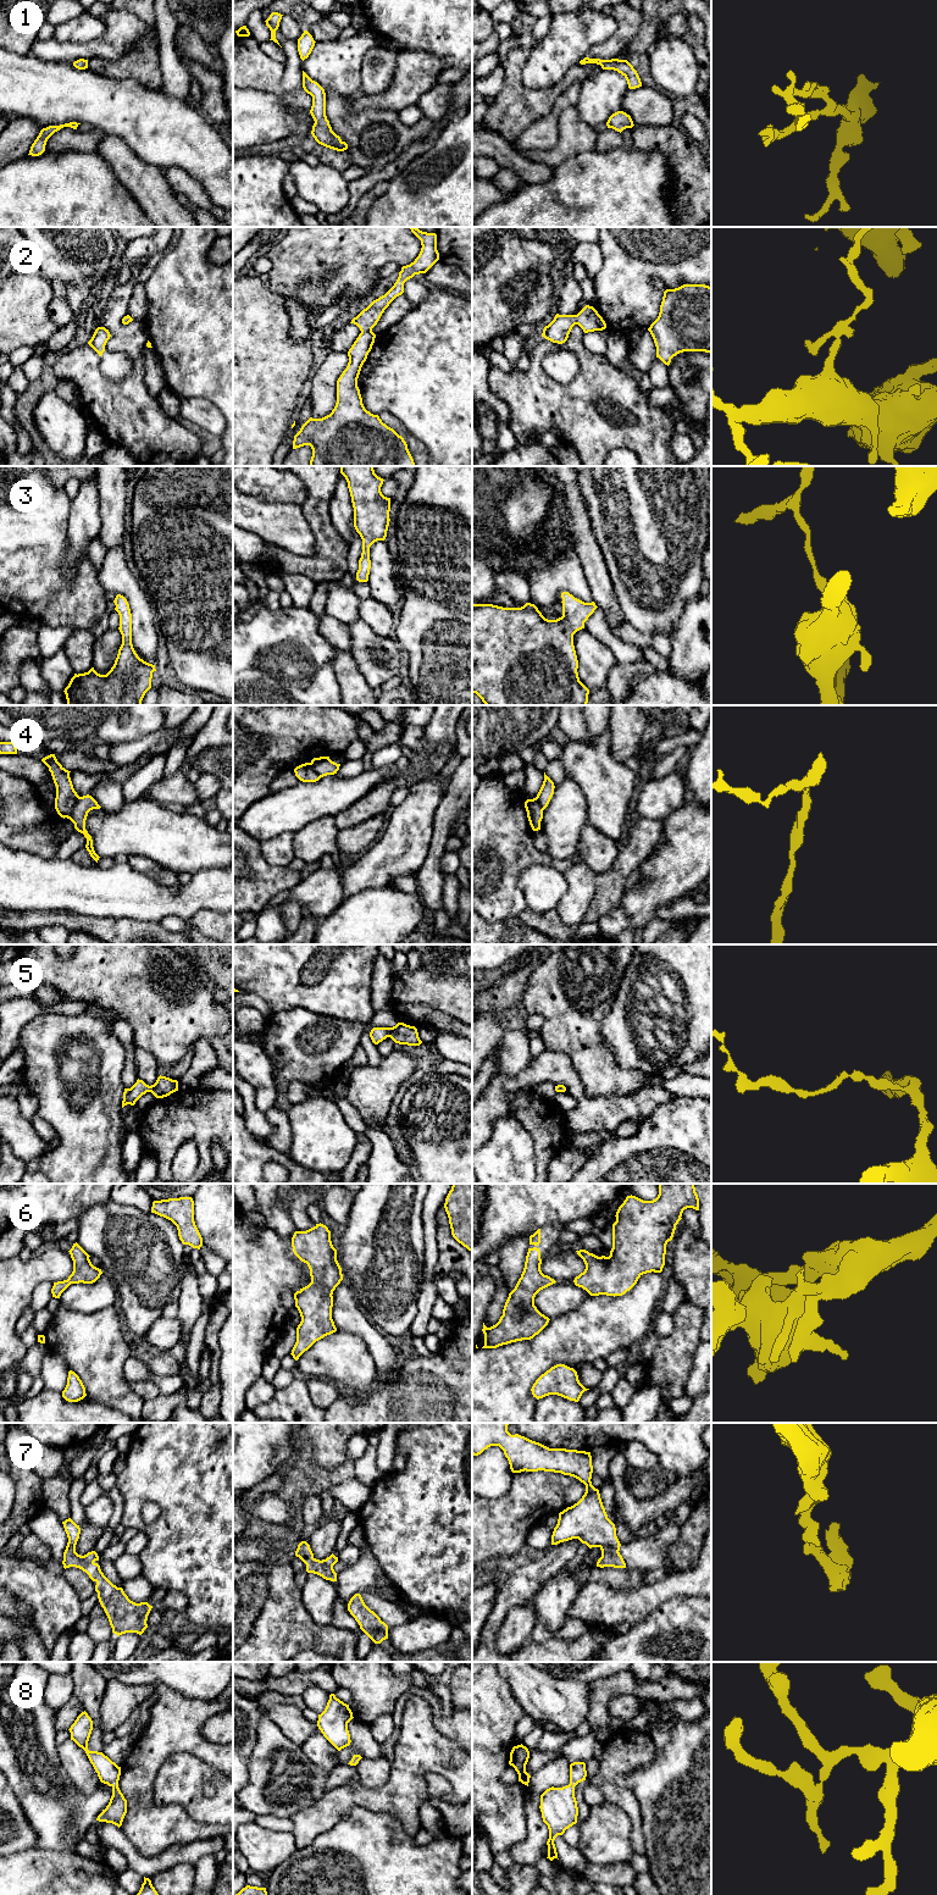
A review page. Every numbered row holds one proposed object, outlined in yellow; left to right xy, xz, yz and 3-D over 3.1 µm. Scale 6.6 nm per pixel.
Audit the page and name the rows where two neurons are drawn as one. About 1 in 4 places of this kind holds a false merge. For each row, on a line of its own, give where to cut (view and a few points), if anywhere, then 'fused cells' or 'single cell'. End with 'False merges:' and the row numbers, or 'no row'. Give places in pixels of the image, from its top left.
1: cut none; single cell
2: cut none; single cell
3: cut none; single cell
4: cut xy (79, 797), (67, 818); fused cells
5: cut none; single cell
6: cut none; single cell
7: cut none; single cell
8: cut none; single cell
False merges: 4

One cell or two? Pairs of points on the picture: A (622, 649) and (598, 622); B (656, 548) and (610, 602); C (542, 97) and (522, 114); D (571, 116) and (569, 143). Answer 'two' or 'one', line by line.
A: one
B: two
C: one
D: one

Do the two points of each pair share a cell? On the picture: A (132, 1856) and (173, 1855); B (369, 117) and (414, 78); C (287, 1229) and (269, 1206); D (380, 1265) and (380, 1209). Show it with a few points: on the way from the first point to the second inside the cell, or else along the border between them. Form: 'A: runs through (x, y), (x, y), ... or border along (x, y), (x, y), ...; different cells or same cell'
A: runs through (142, 1863), (160, 1863), (164, 1861); same cell
B: border along (350, 105), (355, 111), (392, 109), (398, 112); different cells
C: runs through (281, 1223), (275, 1212); same cell
D: runs through (380, 1252), (380, 1223); same cell

